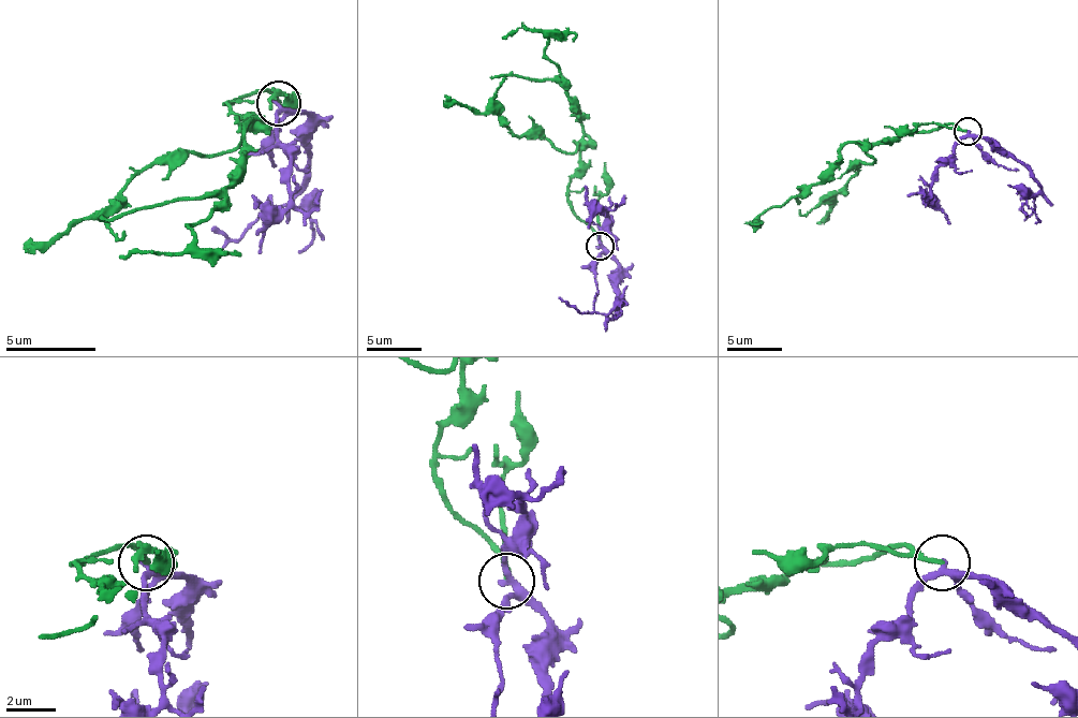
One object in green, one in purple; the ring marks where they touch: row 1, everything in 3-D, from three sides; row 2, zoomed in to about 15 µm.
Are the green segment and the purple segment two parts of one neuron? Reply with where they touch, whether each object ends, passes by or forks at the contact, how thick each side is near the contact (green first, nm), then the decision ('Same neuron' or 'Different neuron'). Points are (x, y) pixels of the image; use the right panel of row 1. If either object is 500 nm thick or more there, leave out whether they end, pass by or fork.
Place: (968, 131). At the ring green ends. At the ring purple forks. Thickness 190 nm (green) against 200 nm. Different neuron

